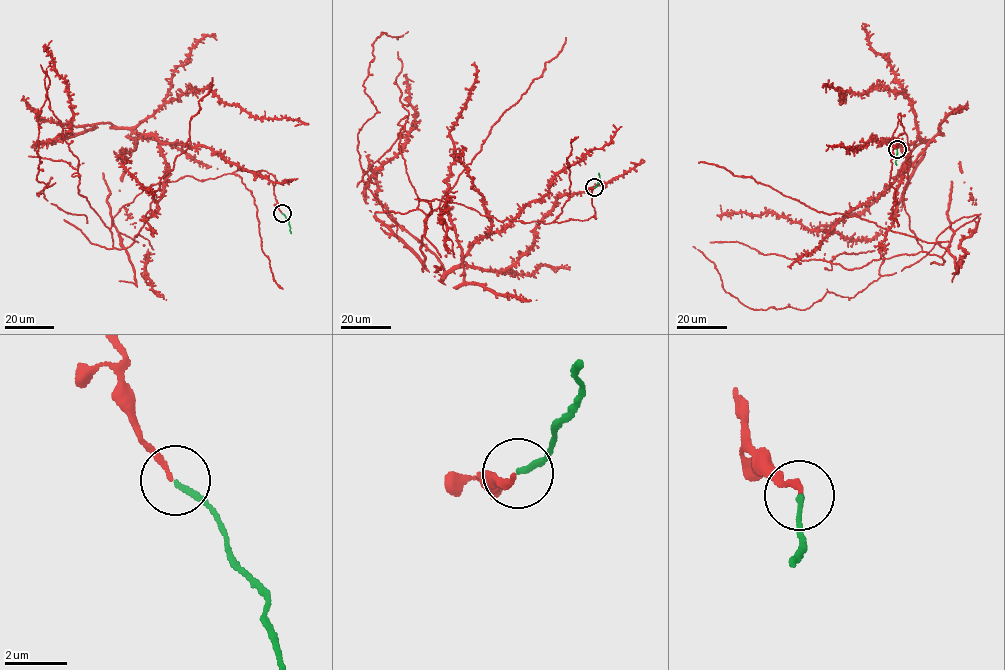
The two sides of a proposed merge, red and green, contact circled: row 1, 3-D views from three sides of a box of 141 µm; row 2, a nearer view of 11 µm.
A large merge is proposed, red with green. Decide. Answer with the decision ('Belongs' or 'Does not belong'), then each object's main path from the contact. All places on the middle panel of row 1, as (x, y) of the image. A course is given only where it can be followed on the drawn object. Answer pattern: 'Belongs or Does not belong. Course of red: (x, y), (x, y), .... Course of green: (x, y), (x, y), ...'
Belongs. Course of red: (594, 187), (580, 221), (417, 208), (465, 170), (491, 229), (463, 259), (506, 269), (556, 197), (630, 162). Course of green: (594, 187), (599, 181), (599, 173)

